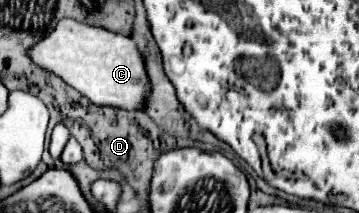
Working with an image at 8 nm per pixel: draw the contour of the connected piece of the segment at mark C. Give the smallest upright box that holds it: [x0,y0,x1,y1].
[28,18,152,110]

